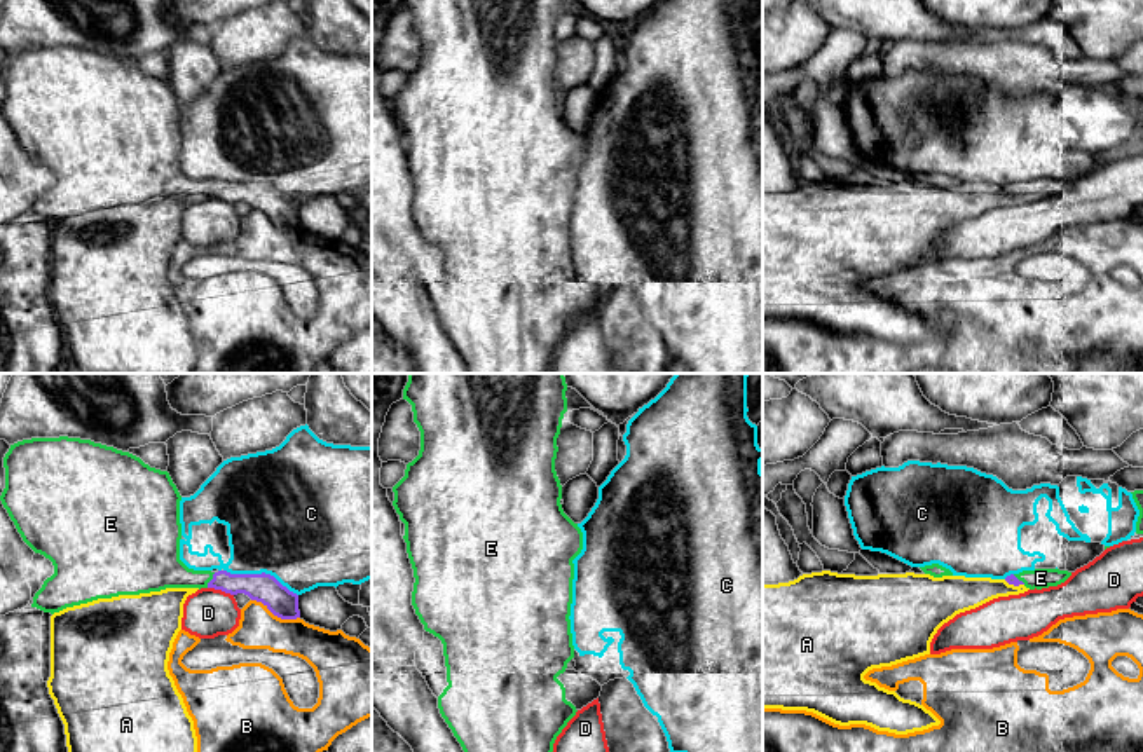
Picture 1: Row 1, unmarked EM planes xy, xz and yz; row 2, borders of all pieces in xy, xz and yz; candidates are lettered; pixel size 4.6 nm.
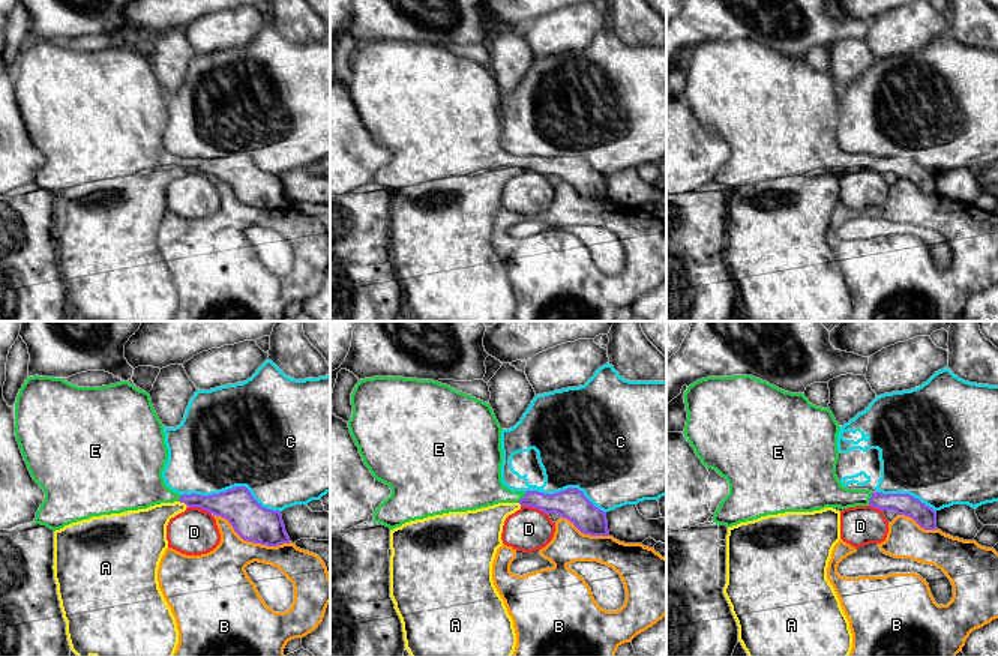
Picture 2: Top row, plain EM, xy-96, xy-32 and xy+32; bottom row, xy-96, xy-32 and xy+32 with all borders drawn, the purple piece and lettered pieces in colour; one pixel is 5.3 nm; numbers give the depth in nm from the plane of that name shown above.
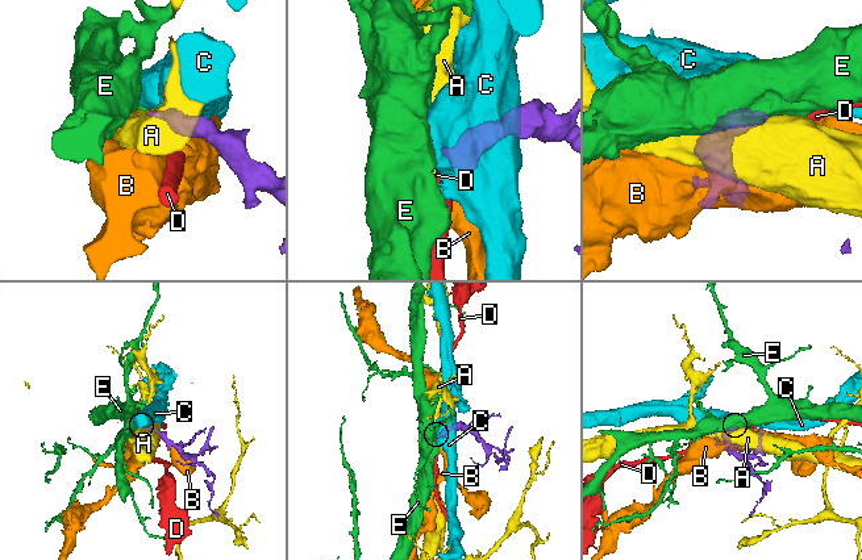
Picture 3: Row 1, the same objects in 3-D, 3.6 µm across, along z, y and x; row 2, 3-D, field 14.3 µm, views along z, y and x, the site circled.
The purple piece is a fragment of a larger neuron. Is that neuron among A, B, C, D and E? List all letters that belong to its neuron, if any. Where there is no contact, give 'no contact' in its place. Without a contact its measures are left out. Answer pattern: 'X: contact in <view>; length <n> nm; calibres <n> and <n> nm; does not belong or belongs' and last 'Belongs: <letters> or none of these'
A: contact in yz; length 100 nm; calibres 50 and 160 nm; does not belong
B: contact in xy; length 240 nm; calibres 140 and 190 nm; does not belong
C: contact in xy; length 360 nm; calibres 140 and 500 nm; does not belong
D: contact in xy; length 130 nm; calibres 140 and 220 nm; does not belong
E: contact in xy; length 80 nm; calibres 130 and 200 nm; belongs
Belongs: E

